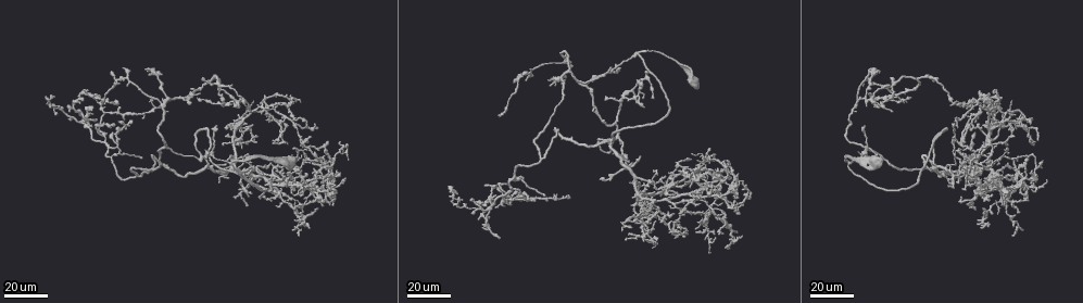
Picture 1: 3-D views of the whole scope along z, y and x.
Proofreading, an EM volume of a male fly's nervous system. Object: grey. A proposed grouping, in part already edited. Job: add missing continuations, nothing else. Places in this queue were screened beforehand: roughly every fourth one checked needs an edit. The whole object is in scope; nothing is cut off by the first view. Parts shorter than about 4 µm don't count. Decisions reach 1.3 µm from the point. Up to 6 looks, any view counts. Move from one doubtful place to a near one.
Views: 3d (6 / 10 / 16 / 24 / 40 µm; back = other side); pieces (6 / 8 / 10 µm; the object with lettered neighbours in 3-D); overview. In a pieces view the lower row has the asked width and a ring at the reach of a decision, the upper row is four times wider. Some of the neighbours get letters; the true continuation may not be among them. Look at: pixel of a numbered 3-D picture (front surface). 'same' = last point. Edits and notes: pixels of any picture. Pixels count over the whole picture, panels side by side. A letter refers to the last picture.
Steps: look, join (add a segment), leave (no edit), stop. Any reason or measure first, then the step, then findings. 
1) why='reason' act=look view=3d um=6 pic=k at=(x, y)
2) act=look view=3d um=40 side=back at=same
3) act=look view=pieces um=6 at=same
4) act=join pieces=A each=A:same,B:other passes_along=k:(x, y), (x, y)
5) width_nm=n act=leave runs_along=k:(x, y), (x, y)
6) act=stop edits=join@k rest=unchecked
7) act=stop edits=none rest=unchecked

why='branch stops here' act=look view=3d um=40 pic=1 at=(982, 126)

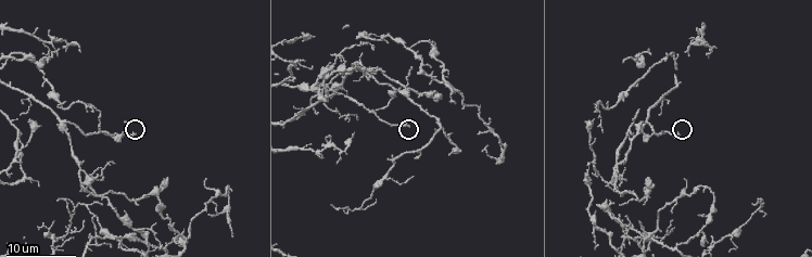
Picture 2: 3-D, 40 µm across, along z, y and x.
why='what lies round it' act=look view=pieces um=6 pic=2 at=(132, 132)

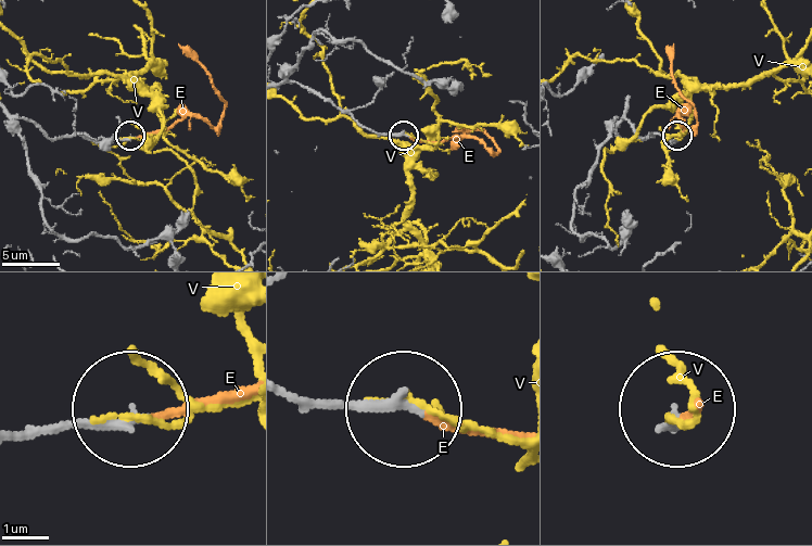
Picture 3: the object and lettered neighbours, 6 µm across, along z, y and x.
act=join pieces=E each=E:same,V:other found='the neuron continues'

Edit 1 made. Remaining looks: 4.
why='an open end' act=look view=3d um=40 pic=1 at=(889, 84)

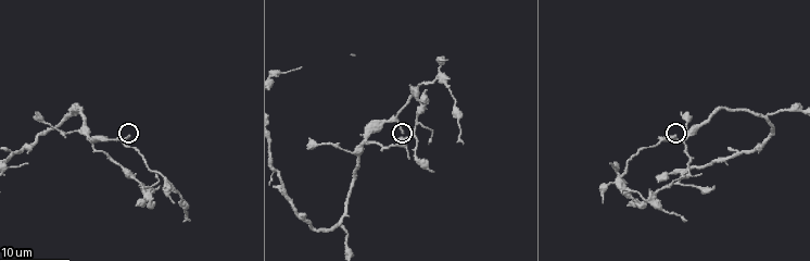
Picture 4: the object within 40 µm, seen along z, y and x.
act=look view=pieces um=8 pic=4 at=(402, 134)

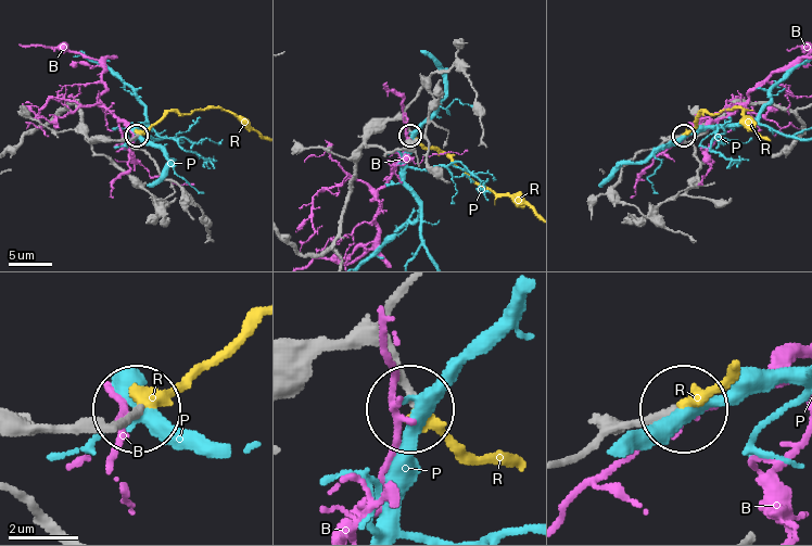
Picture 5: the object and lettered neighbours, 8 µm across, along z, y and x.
act=join pieces=R each=B:other,P:other,R:same passes_along=5:(393, 119), (476, 181), (528, 206) found='the neuron continues'

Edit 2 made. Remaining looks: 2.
why='branch stops here' act=look view=3d um=24 pic=4 at=(159, 189)

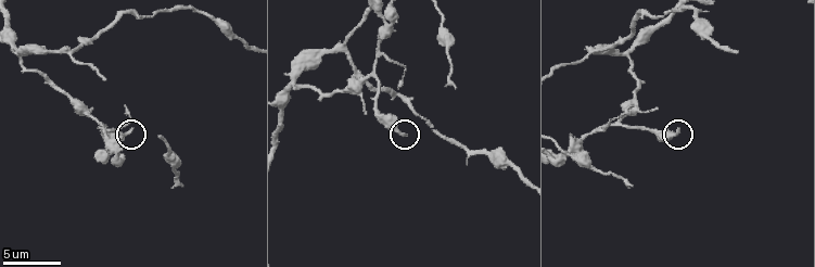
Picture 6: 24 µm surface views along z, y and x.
act=look view=pieces um=10 pic=6 at=(678, 130)

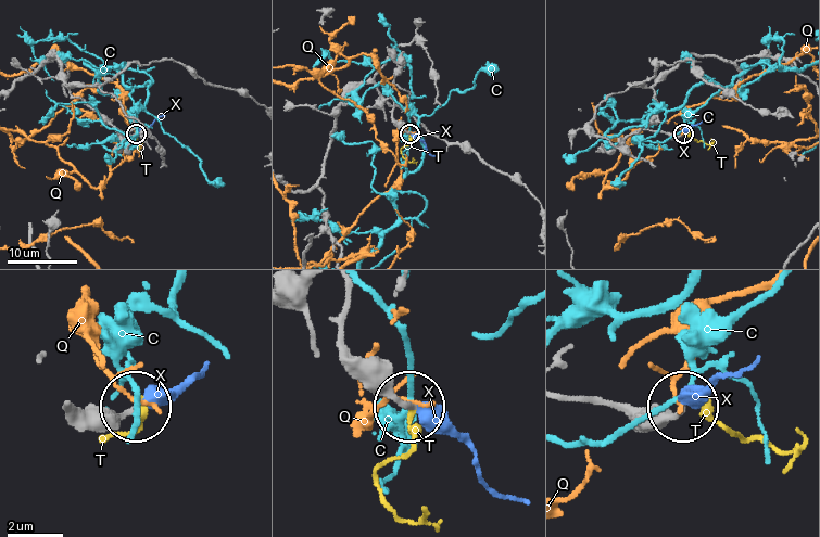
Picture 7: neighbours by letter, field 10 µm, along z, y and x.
act=join pieces=X each=C:other,Q:other,T:other,X:same passes_along=7:(344, 335), (513, 499) found='it goes on there'

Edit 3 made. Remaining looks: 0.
act=stop edits=join@3,join@5,join@7 rest=unchecked

